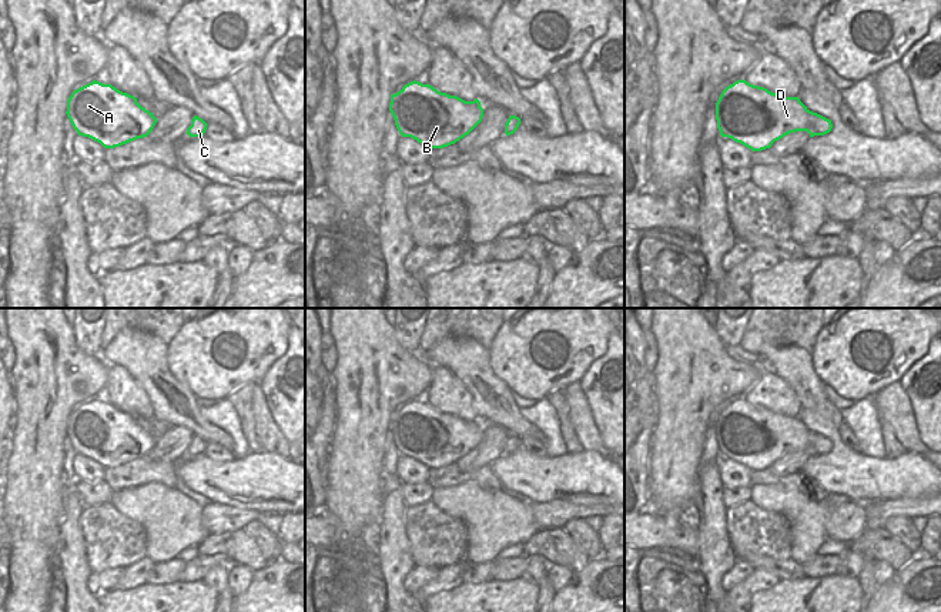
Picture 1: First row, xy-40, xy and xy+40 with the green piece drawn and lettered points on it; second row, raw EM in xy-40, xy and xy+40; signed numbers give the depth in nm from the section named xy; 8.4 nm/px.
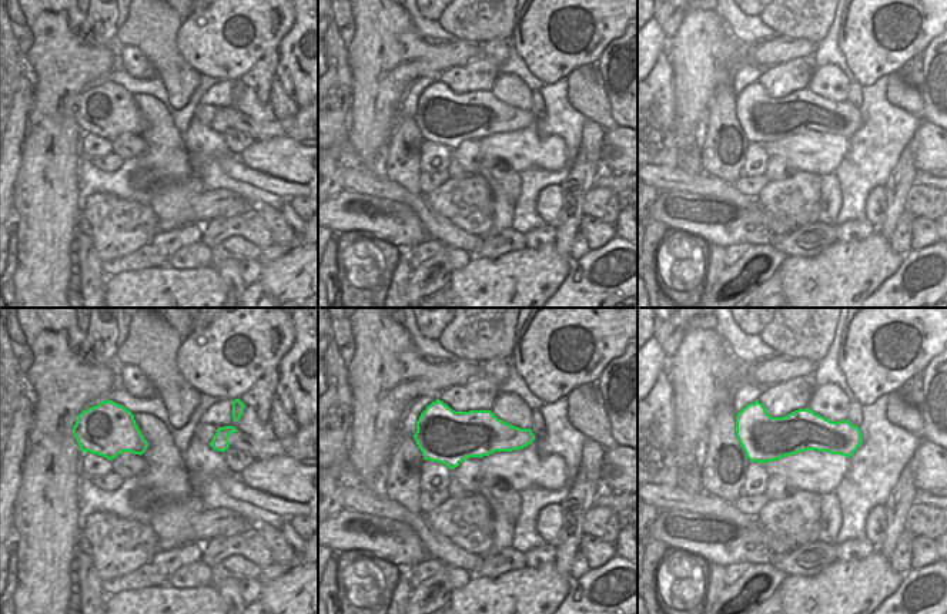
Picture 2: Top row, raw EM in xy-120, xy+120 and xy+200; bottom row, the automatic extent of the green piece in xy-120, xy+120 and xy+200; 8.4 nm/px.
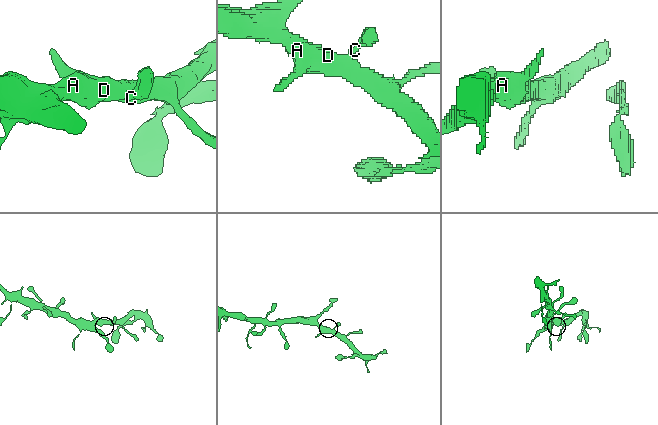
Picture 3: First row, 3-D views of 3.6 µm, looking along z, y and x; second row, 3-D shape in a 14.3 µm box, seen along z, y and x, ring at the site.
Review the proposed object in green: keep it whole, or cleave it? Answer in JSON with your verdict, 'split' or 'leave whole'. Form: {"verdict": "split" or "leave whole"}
{"verdict": "leave whole"}

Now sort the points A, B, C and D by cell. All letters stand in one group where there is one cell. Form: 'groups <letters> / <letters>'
groups A B C D

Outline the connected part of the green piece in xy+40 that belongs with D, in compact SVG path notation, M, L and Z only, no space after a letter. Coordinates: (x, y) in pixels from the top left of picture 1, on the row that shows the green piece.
M737 80L716 103L717 128L751 151L770 148L784 136L807 131L810 137L831 131L831 120L810 111L798 97L784 97L764 87Z

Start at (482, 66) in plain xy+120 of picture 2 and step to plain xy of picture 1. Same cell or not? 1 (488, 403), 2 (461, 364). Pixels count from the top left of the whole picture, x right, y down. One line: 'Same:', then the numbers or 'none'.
Same: none

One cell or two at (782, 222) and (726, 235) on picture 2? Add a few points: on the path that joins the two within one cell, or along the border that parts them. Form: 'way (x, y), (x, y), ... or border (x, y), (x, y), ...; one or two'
way (768, 225), (740, 225); one

